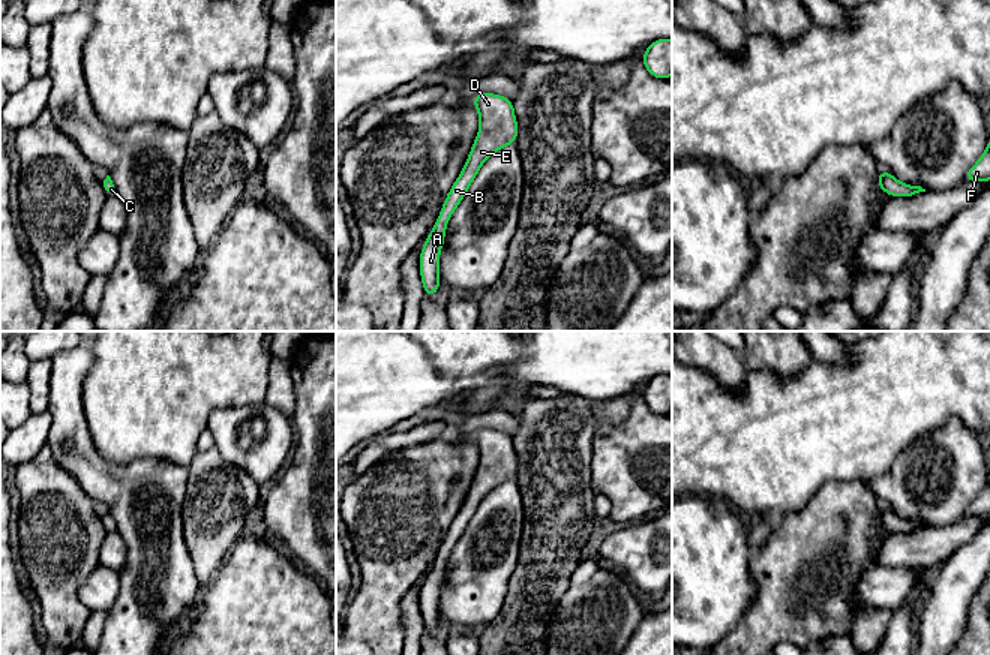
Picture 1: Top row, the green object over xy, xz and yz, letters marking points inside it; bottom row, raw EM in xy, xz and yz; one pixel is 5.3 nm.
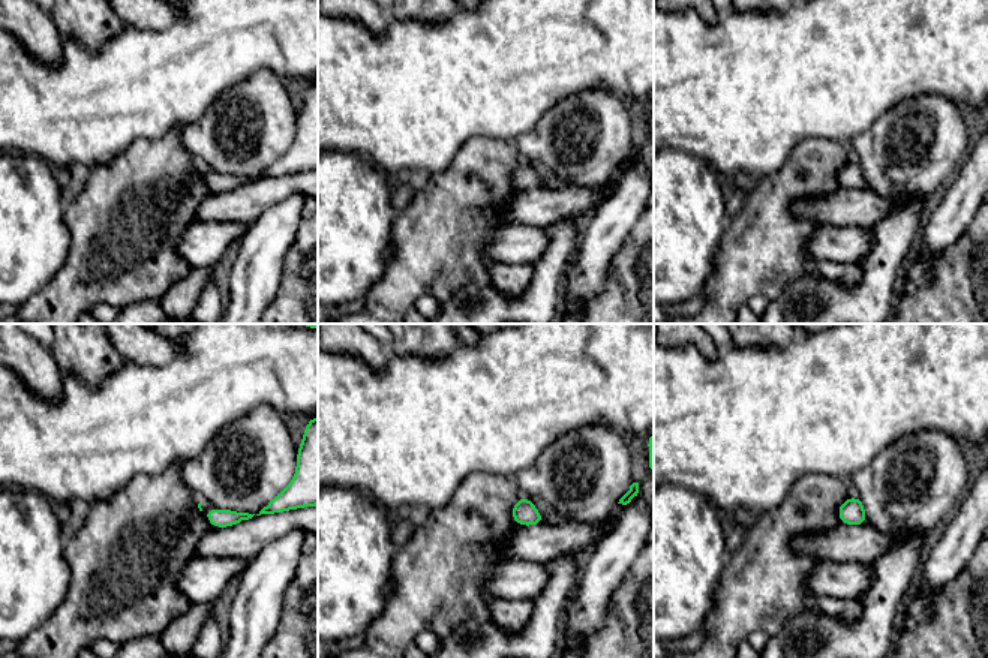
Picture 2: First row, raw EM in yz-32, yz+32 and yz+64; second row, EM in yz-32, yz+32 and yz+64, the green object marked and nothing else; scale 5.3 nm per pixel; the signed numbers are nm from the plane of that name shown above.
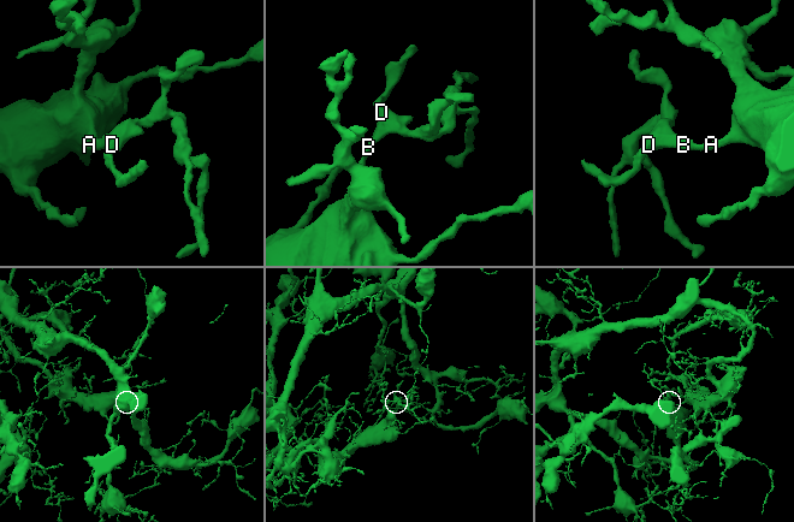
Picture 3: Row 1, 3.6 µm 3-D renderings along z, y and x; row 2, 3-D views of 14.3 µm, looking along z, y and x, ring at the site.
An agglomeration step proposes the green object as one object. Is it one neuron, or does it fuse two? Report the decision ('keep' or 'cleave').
keep

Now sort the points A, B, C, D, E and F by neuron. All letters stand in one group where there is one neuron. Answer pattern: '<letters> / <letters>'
A B C D E F

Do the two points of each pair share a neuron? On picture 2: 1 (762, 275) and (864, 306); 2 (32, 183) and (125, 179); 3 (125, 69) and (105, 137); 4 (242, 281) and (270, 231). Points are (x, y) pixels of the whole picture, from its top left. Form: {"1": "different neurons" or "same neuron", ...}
{"1": "different neurons", "2": "different neurons", "3": "same neuron", "4": "same neuron"}

